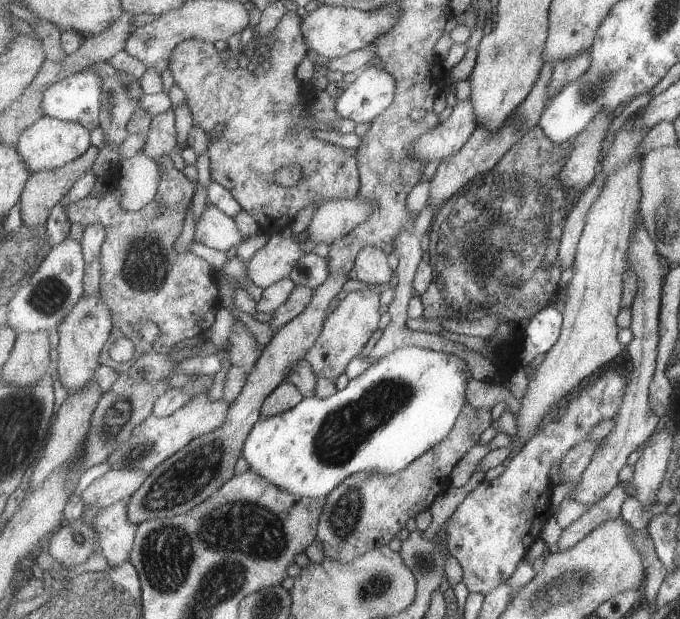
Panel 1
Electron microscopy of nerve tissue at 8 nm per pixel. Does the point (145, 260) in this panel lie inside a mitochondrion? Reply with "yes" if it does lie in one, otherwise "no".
yes

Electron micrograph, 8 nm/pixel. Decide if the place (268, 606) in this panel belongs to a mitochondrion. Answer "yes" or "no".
yes

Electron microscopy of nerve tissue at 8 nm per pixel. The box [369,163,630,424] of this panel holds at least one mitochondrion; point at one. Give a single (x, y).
(506, 211)

